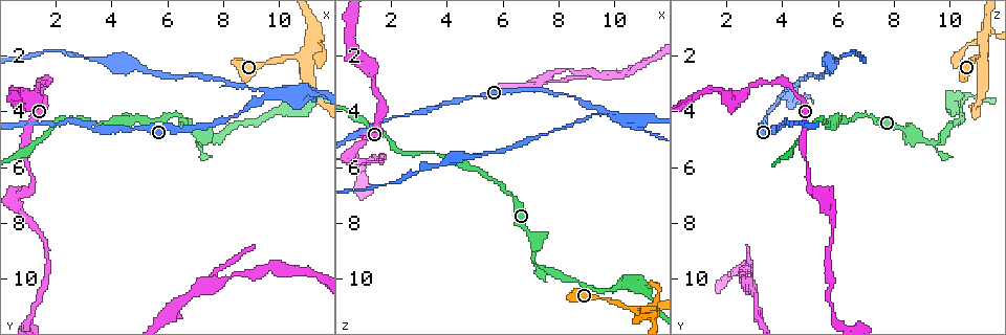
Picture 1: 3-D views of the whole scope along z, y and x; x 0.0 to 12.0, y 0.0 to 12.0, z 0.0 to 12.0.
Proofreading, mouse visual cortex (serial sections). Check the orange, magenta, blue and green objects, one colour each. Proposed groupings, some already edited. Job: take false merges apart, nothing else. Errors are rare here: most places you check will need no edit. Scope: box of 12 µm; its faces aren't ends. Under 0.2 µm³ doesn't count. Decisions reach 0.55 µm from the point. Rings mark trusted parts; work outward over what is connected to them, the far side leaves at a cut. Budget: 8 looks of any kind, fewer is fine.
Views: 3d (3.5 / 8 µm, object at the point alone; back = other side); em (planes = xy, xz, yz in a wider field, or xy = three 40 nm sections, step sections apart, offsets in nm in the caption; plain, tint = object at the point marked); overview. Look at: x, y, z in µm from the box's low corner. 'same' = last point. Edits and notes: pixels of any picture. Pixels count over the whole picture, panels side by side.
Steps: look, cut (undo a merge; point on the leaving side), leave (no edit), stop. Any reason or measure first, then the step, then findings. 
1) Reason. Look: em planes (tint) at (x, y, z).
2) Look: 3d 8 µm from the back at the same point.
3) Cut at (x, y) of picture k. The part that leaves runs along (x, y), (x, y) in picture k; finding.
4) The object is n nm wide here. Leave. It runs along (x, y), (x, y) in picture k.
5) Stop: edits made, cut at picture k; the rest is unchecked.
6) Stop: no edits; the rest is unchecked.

Abrupt turn. Look: 3d 3.5 µm at (9.3, 3.6, 3.9).

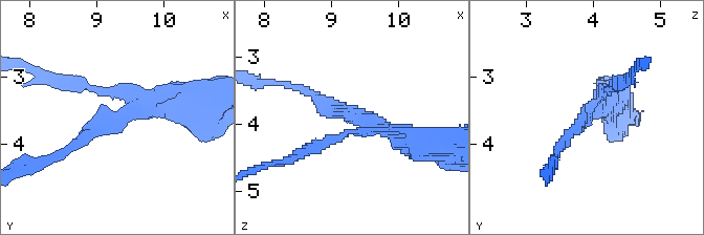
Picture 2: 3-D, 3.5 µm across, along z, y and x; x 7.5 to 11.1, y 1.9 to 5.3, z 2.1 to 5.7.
Leave. It runs along (556, 154), (604, 89), (613, 86) in picture 2; continuous, no second cell.

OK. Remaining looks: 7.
Abrupt turn. Look: em xy step 5 (tint) at (7.1, 5.2, 9.5).

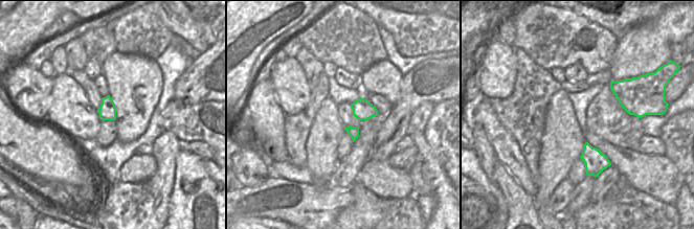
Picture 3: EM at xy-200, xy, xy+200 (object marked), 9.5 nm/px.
See where the arms go. Look: 3d 3.5 µm at the same point.

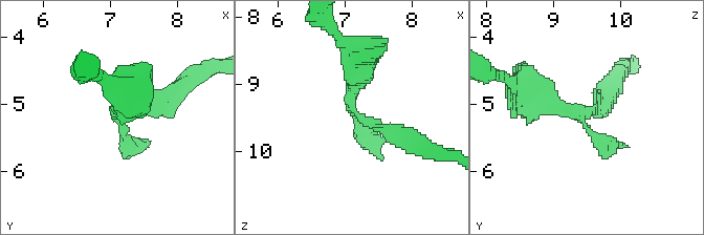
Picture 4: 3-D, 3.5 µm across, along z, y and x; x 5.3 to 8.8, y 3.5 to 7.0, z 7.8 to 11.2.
Leave. It runs along (359, 56), (353, 111), (415, 144) in picture 4; all the same cell.

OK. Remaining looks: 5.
Sudden change in width. Look: 3d 8 µm at (11.2, 1.3, 11.3).

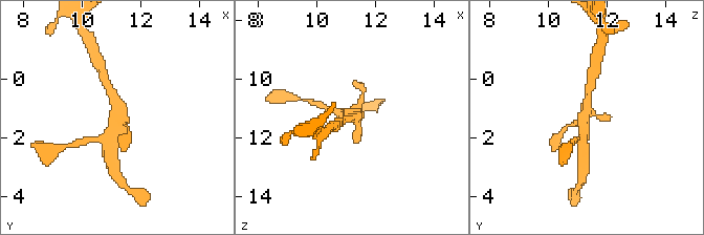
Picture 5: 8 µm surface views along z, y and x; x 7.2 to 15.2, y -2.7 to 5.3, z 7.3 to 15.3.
Need the tissue. Look: em xy step 5 (tint) at (11.3, 1.4, 11.2).

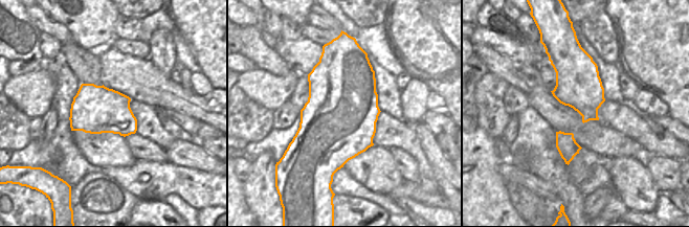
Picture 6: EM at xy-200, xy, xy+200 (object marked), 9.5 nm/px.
Leave. It runs along (101, 139), (118, 122), (110, 89) in picture 5; continuous, no second cell.

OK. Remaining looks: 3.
Sharp bend. Look: 3d 3.5 µm at (0.9, 7.8, 5.8).

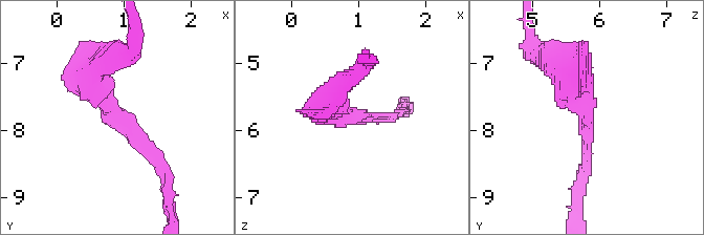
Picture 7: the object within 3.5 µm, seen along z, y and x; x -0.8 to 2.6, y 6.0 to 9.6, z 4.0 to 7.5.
Leave. Continuous, no second cell.

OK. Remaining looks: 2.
Stop: no edits; the rest is unchecked.

